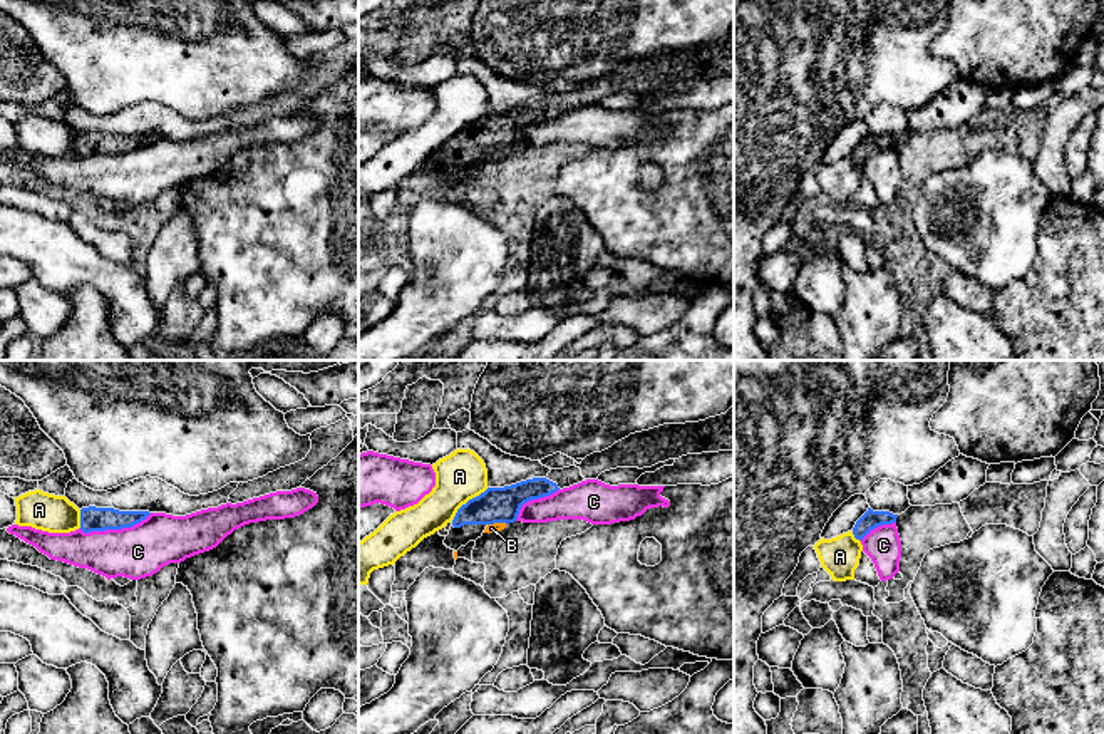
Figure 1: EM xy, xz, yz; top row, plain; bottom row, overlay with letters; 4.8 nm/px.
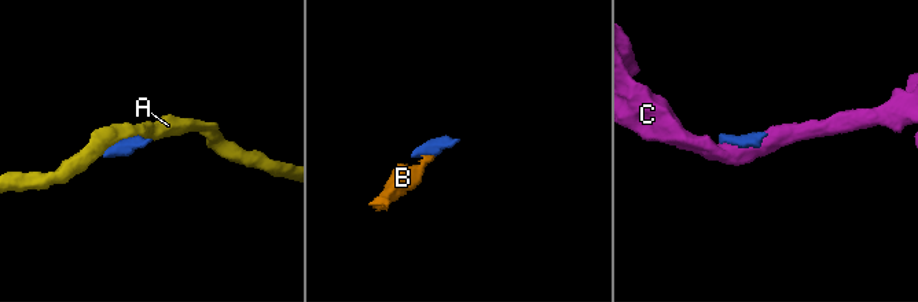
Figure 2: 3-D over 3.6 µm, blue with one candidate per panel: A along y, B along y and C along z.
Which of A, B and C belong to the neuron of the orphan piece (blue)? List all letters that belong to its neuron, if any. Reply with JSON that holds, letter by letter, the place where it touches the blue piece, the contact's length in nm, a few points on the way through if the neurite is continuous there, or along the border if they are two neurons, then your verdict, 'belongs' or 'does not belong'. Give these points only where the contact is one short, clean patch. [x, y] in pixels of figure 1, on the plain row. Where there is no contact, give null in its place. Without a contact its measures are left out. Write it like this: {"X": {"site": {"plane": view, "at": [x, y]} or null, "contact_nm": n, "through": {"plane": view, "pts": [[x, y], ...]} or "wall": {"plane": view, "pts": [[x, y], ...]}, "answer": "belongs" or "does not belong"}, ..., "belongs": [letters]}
{"A": {"site": {"plane": "xz", "at": [469, 124]}, "contact_nm": 240, "wall": {"plane": "xz", "pts": [[488, 113], [469, 123], [451, 144]]}, "answer": "does not belong"}, "B": {"site": {"plane": "xz", "at": [496, 146]}, "contact_nm": 100, "through": {"plane": "xz", "pts": [[496, 129], [496, 146], [491, 153]]}, "answer": "belongs"}, "C": {"site": {"plane": "xy", "at": [114, 153]}, "contact_nm": 360, "answer": "does not belong"}, "belongs": ["B"]}

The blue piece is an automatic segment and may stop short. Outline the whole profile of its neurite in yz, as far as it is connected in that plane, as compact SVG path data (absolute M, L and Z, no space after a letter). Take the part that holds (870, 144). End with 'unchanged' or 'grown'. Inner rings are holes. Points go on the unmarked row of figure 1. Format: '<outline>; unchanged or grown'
M868 132L868 136L856 146L853 159L861 166L871 154L881 149L896 147L896 142L898 139L893 139L890 136L873 136Z; unchanged

